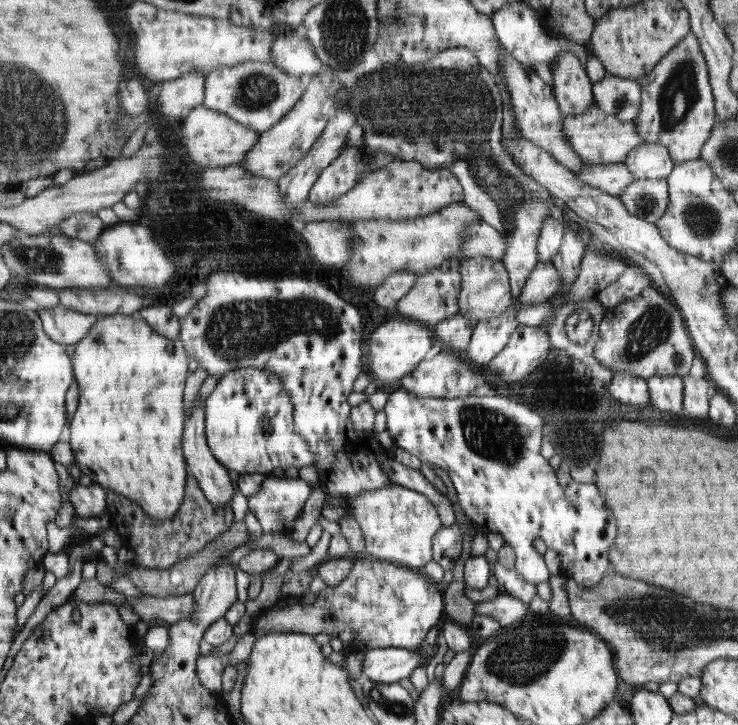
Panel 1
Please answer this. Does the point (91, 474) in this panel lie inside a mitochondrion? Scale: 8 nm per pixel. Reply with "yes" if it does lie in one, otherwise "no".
no

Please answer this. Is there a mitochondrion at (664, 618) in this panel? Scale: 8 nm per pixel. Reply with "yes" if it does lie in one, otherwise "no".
yes

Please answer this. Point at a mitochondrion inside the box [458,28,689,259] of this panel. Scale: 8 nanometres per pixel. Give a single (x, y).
(621, 102)

